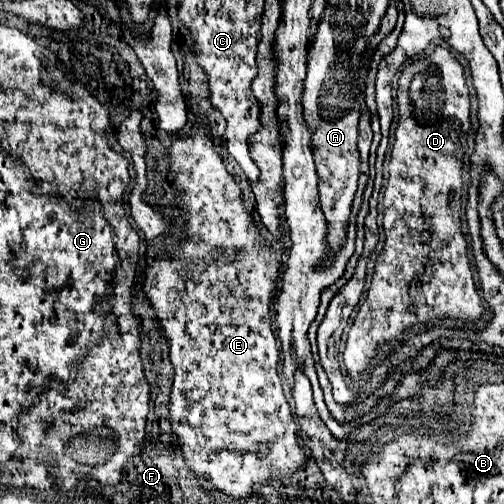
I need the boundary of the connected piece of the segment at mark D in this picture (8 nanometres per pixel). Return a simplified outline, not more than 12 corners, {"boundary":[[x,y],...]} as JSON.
{"boundary":[[443,46],[399,78],[385,246],[343,352],[483,314],[461,234],[471,102]]}

